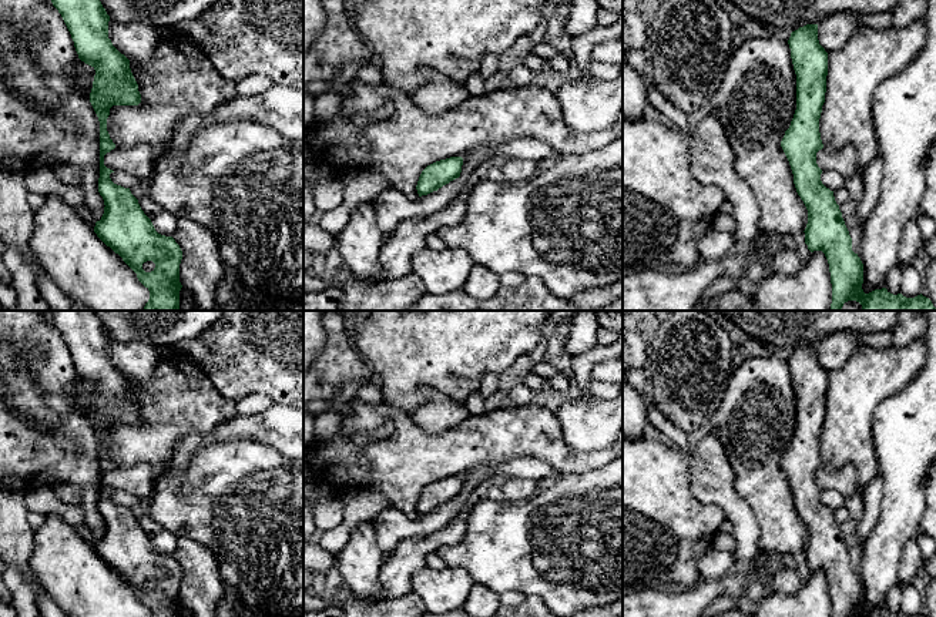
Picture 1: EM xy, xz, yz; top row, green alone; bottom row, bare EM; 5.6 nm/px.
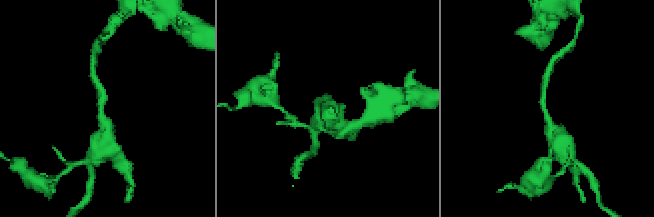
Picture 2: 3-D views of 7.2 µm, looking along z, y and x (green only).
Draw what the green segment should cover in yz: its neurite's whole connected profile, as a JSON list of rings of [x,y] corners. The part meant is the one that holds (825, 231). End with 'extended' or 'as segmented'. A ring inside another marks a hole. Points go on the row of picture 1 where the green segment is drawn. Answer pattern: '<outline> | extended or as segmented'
[[[806,24],[791,33],[788,40],[791,58],[796,74],[796,110],[789,128],[781,141],[781,147],[789,161],[794,184],[798,195],[808,209],[808,224],[805,228],[805,244],[811,252],[822,251],[829,264],[832,284],[831,311],[842,311],[848,301],[856,301],[862,311],[936,311],[932,301],[922,294],[906,298],[902,294],[893,295],[886,288],[865,294],[863,264],[858,254],[852,251],[852,238],[842,218],[833,191],[821,181],[822,170],[816,164],[816,152],[823,148],[819,118],[826,93],[828,53],[819,44],[818,24]]] | as segmented

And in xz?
[[[450,157],[427,165],[417,181],[419,197],[437,191],[443,185],[460,177],[463,165],[462,157]]] | as segmented

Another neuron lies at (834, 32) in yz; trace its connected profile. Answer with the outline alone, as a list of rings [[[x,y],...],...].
[[[836,13],[826,17],[818,24],[818,40],[826,53],[843,47],[853,33],[860,27],[863,14],[858,13]]]

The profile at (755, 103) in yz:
[[[776,36],[751,38],[732,51],[722,83],[708,100],[709,113],[715,114],[725,128],[734,150],[734,165],[738,175],[751,187],[761,209],[759,229],[776,235],[796,235],[805,231],[808,209],[796,192],[789,161],[781,147],[796,110],[796,74],[786,40]]]

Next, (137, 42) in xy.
[[[110,19],[108,38],[128,60],[147,66],[155,54],[161,31],[140,23],[118,23]]]

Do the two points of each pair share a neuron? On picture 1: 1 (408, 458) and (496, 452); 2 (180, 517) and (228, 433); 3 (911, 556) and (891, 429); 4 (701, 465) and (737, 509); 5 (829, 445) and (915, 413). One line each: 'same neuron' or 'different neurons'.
1: same neuron
2: different neurons
3: different neurons
4: same neuron
5: different neurons

